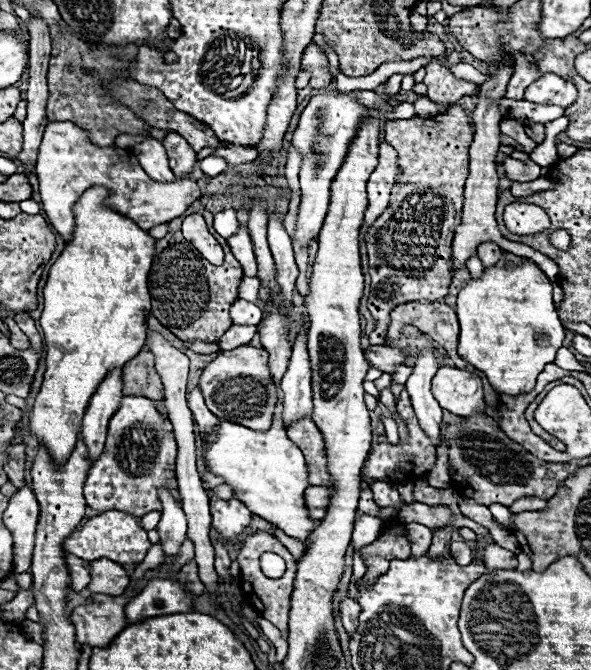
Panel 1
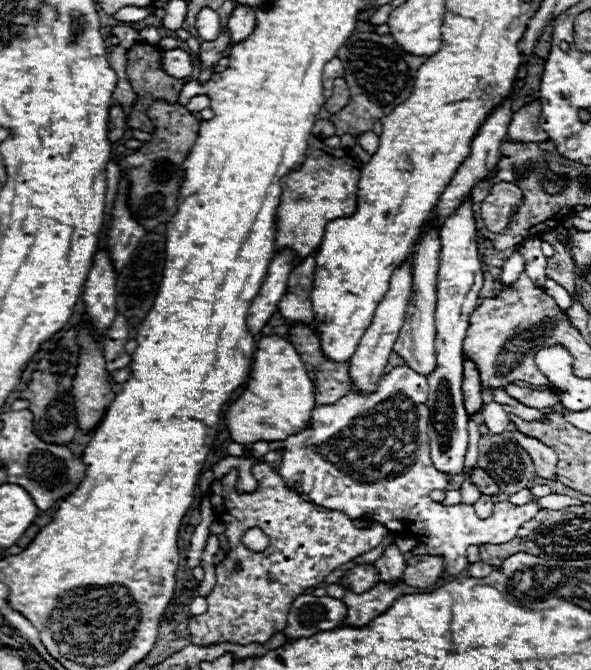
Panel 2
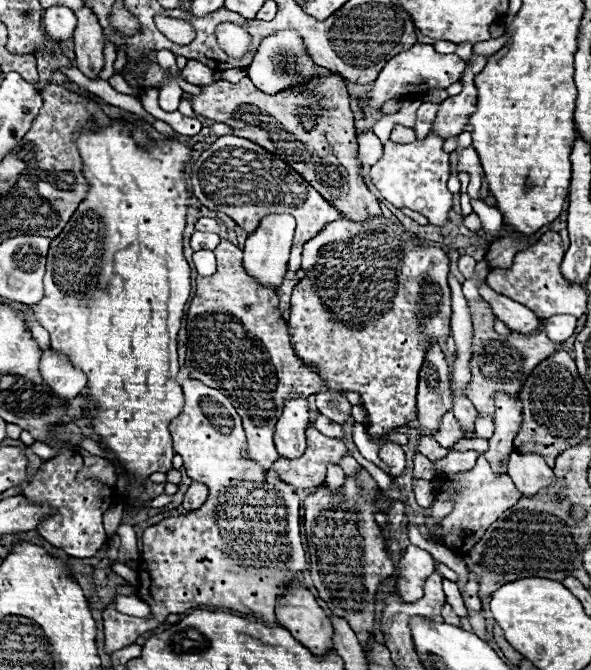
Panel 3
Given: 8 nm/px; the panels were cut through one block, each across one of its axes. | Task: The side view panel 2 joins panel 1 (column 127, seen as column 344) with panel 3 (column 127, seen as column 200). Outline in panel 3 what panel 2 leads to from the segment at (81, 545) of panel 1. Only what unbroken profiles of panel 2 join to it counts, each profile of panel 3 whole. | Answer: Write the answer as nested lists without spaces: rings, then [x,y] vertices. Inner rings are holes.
[[[190,378],[184,380],[182,390],[184,408],[180,416],[170,424],[170,432],[176,432],[176,454],[184,458],[186,474],[196,482],[204,482],[210,494],[202,508],[182,516],[164,518],[146,530],[144,550],[138,564],[136,596],[150,606],[150,612],[156,618],[130,618],[128,614],[118,612],[116,604],[110,602],[102,612],[104,650],[108,654],[134,644],[140,634],[158,628],[168,614],[182,614],[186,612],[186,608],[194,606],[222,606],[238,610],[242,614],[252,614],[264,622],[276,622],[276,602],[280,594],[286,592],[286,586],[282,584],[300,580],[306,566],[306,554],[300,538],[300,498],[296,490],[288,488],[288,484],[284,484],[276,476],[268,478],[268,470],[260,468],[254,460],[242,458],[242,452],[246,450],[246,436],[238,412],[224,394],[210,386],[204,386],[200,380]]]

